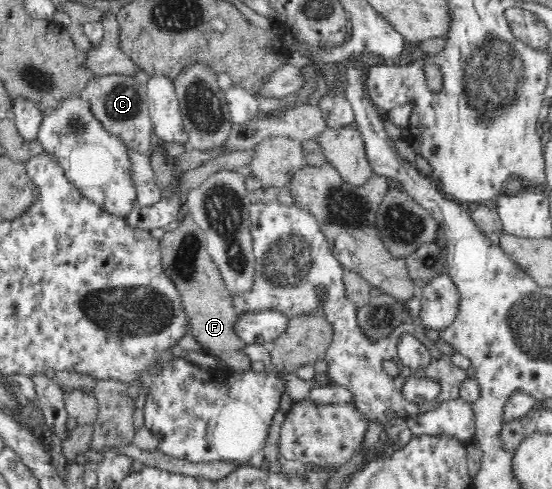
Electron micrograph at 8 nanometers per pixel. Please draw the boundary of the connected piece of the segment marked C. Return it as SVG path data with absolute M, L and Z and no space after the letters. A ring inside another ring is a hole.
M109 75L98 76L90 81L89 86L79 96L82 101L88 103L90 113L108 134L118 138L123 146L130 150L149 154L156 142L145 94L145 87L134 77Z

